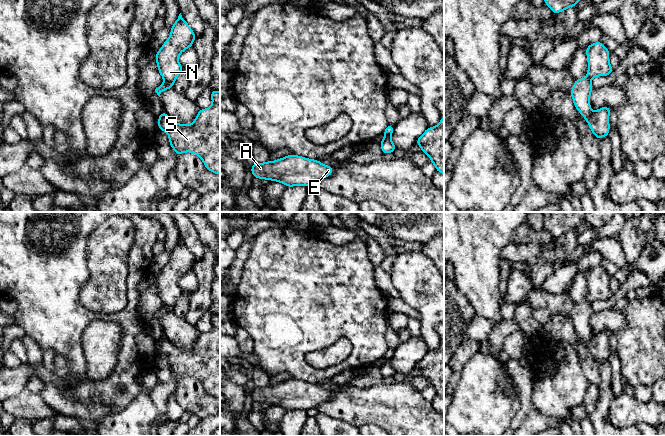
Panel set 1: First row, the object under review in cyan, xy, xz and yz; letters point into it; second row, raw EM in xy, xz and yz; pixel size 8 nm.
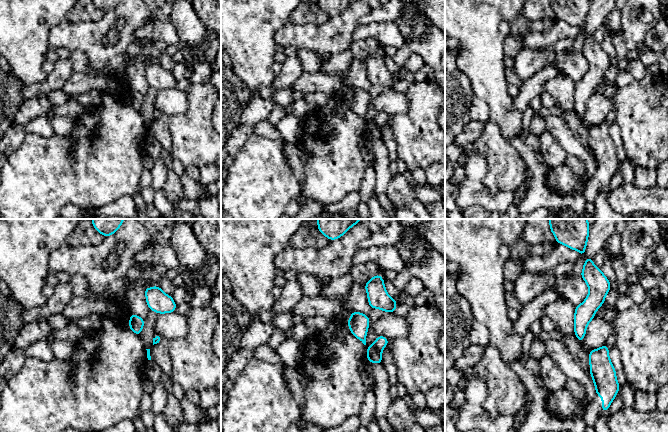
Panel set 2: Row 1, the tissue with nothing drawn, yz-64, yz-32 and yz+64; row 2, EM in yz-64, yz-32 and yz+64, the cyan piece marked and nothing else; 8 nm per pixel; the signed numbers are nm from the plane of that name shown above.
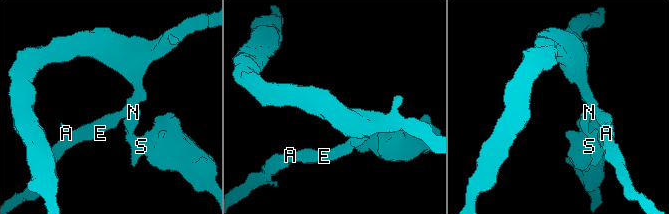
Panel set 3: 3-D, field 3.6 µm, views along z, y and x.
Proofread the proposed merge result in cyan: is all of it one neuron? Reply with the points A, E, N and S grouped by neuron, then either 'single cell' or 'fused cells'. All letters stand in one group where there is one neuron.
A E N / S | fused cells

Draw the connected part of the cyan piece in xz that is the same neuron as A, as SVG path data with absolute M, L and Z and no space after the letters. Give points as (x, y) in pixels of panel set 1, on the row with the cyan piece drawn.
M288 155L276 161L253 163L253 177L284 183L287 187L317 184L333 173L333 167L318 160Z

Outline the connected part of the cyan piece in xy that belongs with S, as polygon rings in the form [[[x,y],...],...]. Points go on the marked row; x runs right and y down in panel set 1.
[[[212,90],[211,98],[211,107],[199,109],[192,124],[178,124],[166,113],[162,113],[158,117],[158,128],[168,133],[171,148],[175,150],[177,156],[184,152],[195,153],[210,172],[220,175],[220,91]]]

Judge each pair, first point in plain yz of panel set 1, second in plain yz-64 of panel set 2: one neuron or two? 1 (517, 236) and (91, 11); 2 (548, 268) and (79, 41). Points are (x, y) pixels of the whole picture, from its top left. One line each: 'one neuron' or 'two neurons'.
1: one neuron
2: two neurons

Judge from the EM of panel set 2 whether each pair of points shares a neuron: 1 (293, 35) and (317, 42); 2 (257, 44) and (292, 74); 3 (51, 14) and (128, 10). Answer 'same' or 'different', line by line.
1: same
2: different
3: different

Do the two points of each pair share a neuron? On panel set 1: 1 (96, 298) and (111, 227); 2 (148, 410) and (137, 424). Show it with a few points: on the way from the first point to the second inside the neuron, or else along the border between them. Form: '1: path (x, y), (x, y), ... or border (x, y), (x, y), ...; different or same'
1: path (108, 280), (109, 245); same
2: path (145, 413), (137, 421); same

